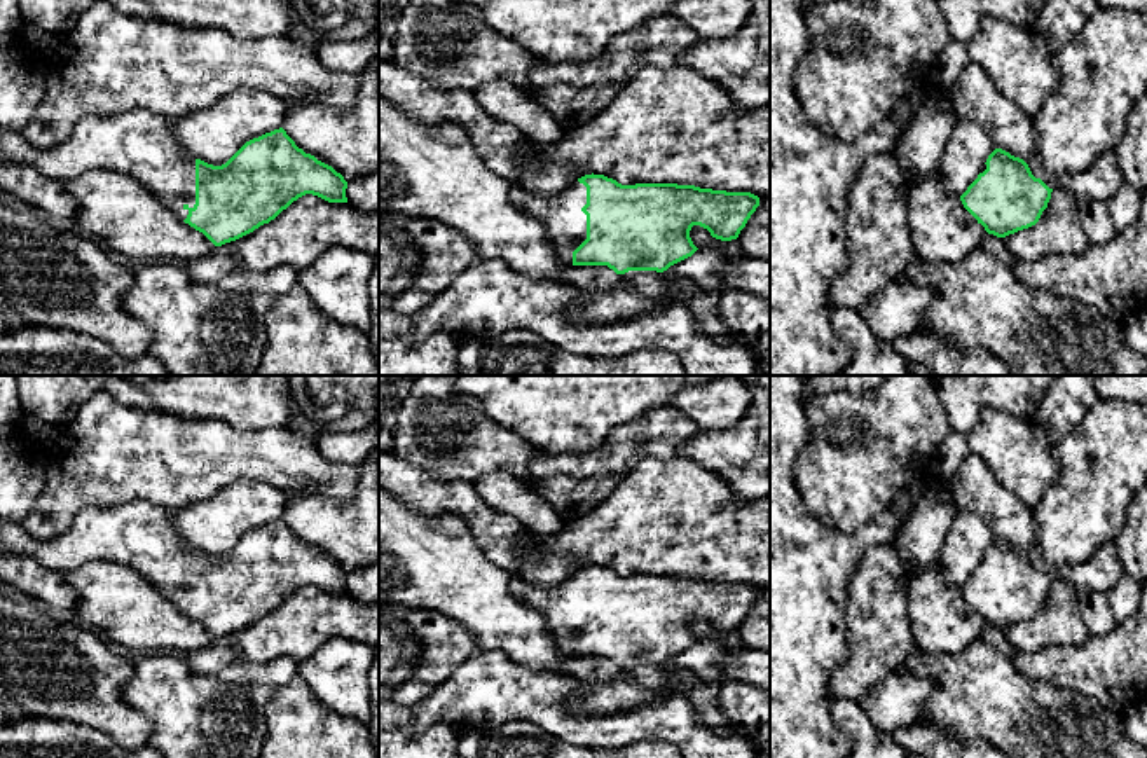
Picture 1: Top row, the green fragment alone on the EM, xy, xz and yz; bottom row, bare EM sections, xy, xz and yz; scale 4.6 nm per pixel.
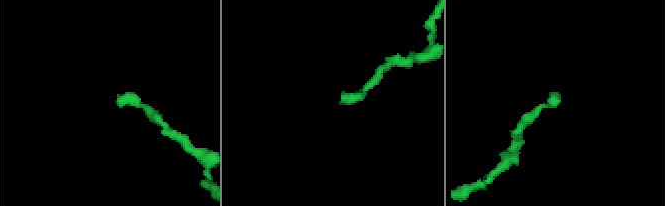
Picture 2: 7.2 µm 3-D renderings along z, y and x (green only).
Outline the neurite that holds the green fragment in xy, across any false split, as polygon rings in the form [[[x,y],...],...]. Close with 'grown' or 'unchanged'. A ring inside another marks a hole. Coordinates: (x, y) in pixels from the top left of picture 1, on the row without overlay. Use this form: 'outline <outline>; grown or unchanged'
outline [[[136,500],[119,506],[86,506],[61,536],[42,541],[26,533],[21,522],[0,519],[0,552],[7,555],[28,555],[42,566],[63,575],[89,561],[112,561],[124,564],[145,576],[178,610],[203,624],[215,637],[236,632],[264,615],[274,611],[293,592],[306,585],[318,587],[328,594],[347,594],[347,573],[332,557],[306,545],[295,536],[283,519],[246,533],[225,555],[213,557],[192,548],[175,527],[175,510]]]; grown

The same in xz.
outline [[[585,566],[555,587],[536,587],[510,580],[512,594],[545,613],[557,646],[567,657],[608,657],[616,665],[628,662],[663,664],[670,657],[691,648],[698,639],[690,629],[693,617],[700,617],[721,632],[737,631],[759,589],[751,583],[726,583],[677,575],[622,576],[604,566]]]; grown

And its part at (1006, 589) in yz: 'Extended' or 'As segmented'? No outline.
Extended

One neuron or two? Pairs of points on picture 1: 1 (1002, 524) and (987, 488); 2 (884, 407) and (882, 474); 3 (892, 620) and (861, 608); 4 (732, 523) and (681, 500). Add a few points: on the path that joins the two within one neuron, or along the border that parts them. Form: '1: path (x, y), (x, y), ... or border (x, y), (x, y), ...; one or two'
1: path (1002, 516), (987, 496); one
2: path (884, 423), (882, 458); one
3: path (886, 620), (868, 608); one
4: path (720, 523), (704, 523), (693, 512); one

